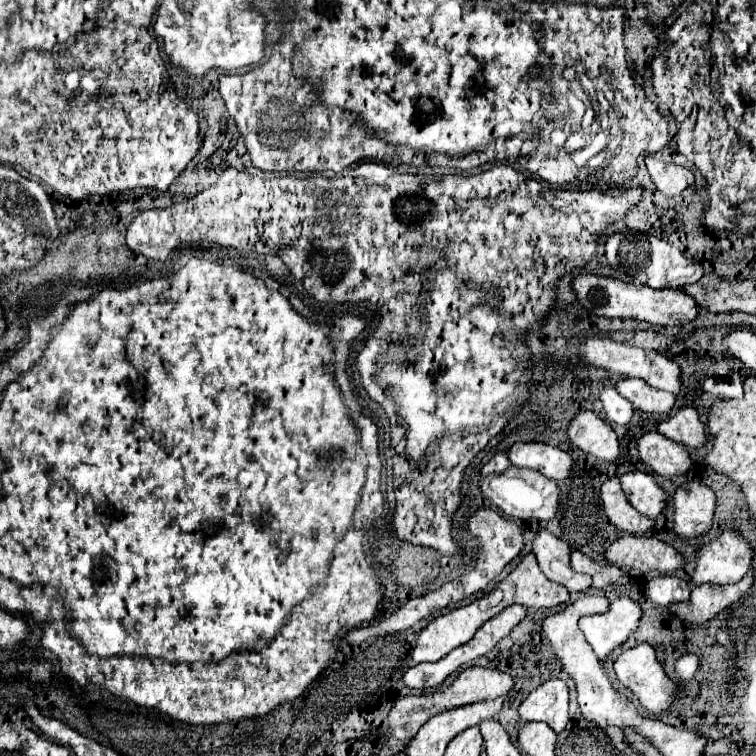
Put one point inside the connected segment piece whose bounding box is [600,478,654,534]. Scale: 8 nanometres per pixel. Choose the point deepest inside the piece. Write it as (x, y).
(620, 513)

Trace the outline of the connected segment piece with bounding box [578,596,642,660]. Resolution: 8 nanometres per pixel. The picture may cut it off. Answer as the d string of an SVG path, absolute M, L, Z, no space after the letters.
M622 596L612 600L606 612L582 616L578 620L578 626L584 632L596 656L600 660L606 660L606 656L638 628L640 614L642 614L640 606L634 600Z

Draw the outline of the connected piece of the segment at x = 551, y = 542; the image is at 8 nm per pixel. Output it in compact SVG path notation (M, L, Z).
M538 530L532 552L538 558L538 566L544 576L568 588L568 592L584 592L590 588L592 578L588 574L578 574L570 566L570 546L552 536L548 530Z

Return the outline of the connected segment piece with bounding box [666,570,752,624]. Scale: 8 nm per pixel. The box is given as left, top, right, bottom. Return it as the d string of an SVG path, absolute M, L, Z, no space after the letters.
M752 570L736 584L726 584L726 586L702 584L702 586L696 586L690 592L690 600L670 604L666 608L666 612L680 618L682 622L688 622L688 624L702 624L702 622L714 618L726 606L738 602L750 586L752 586Z

